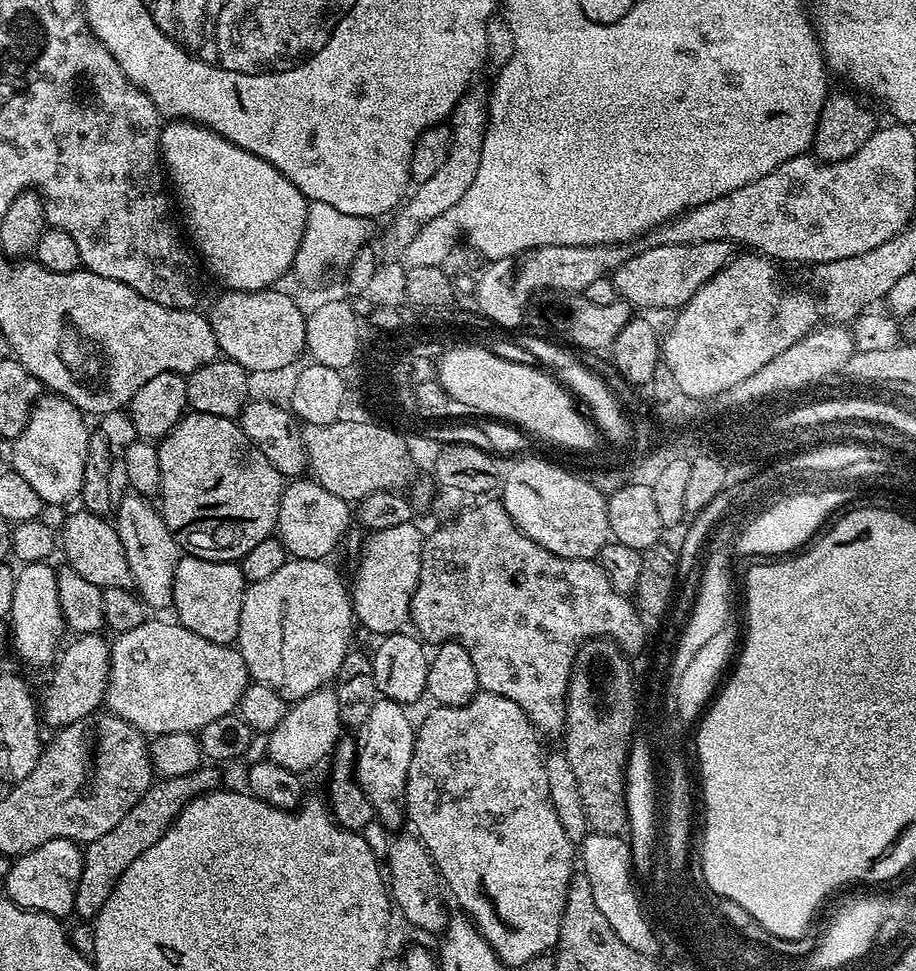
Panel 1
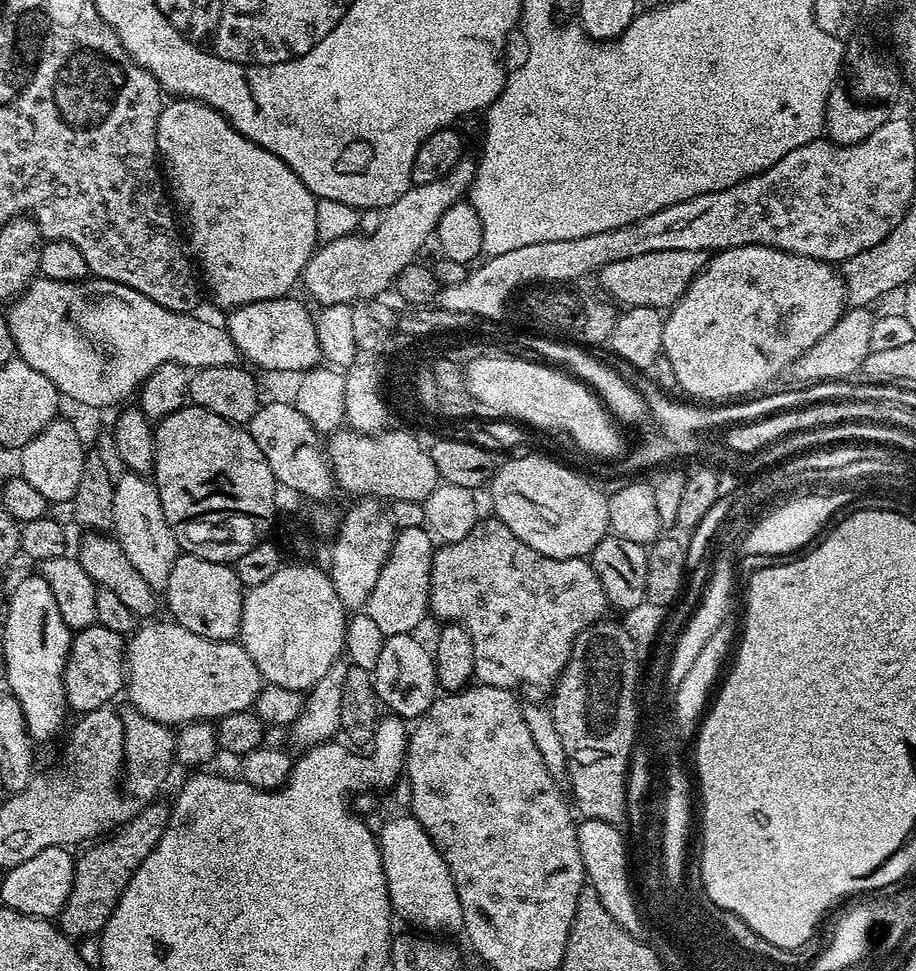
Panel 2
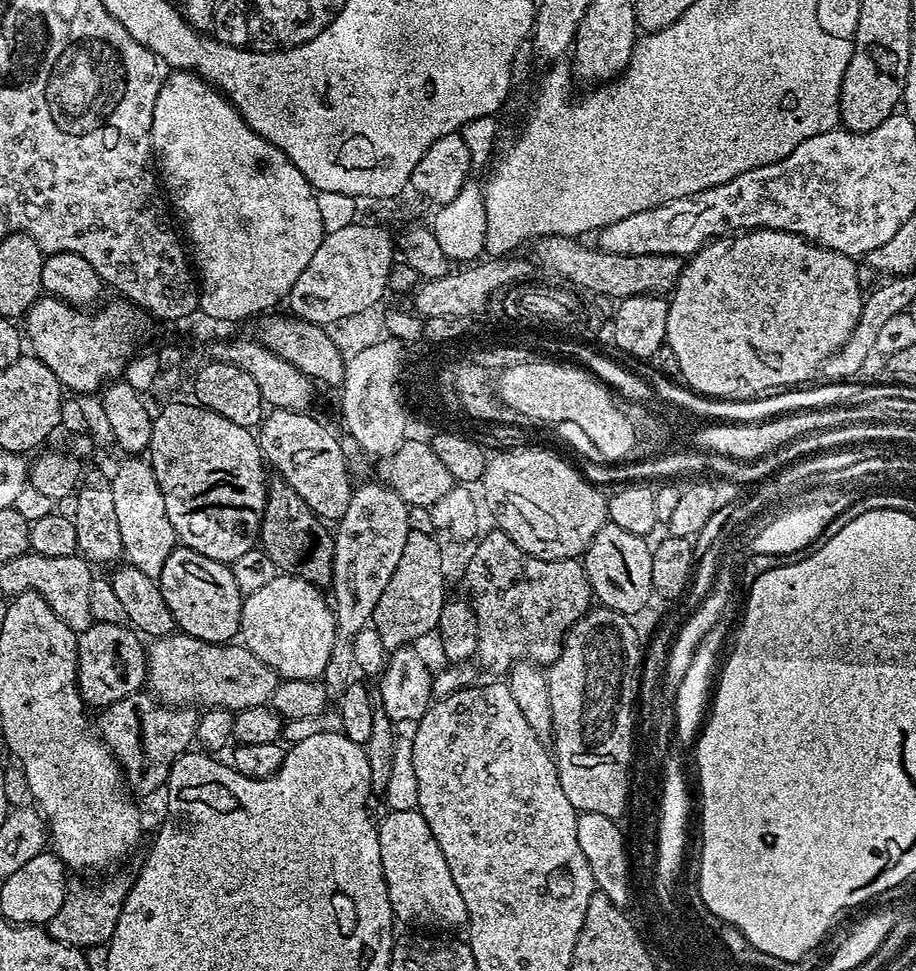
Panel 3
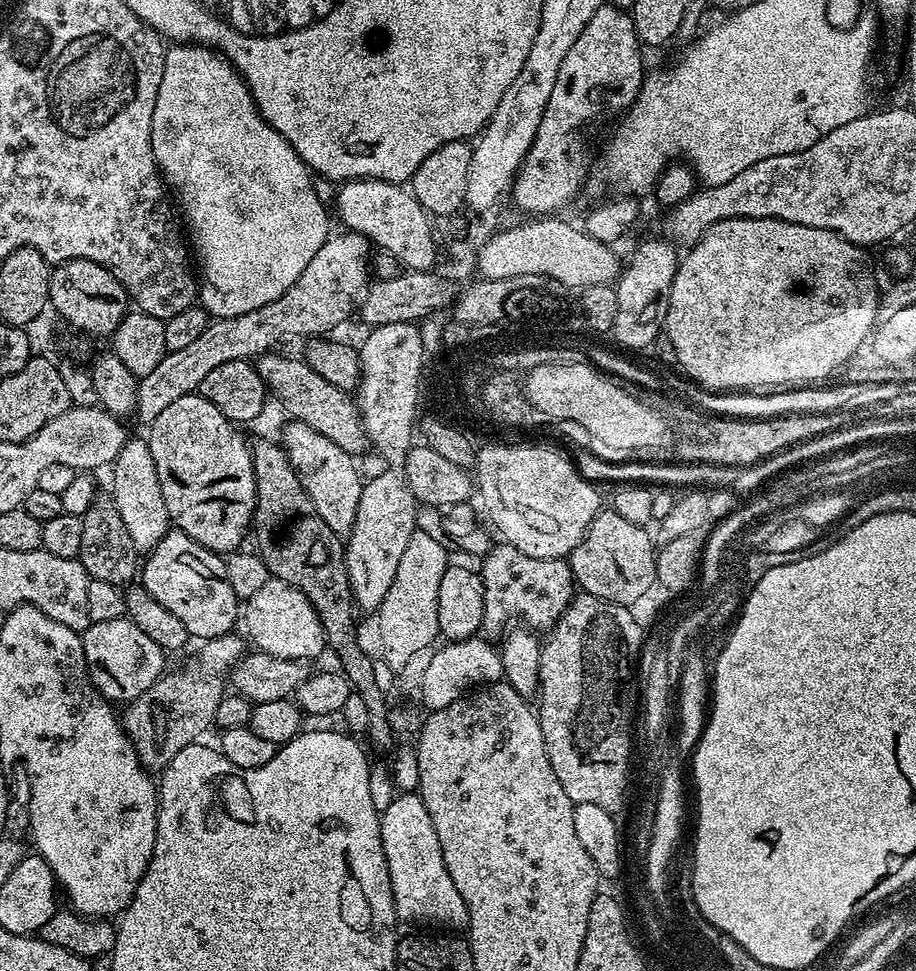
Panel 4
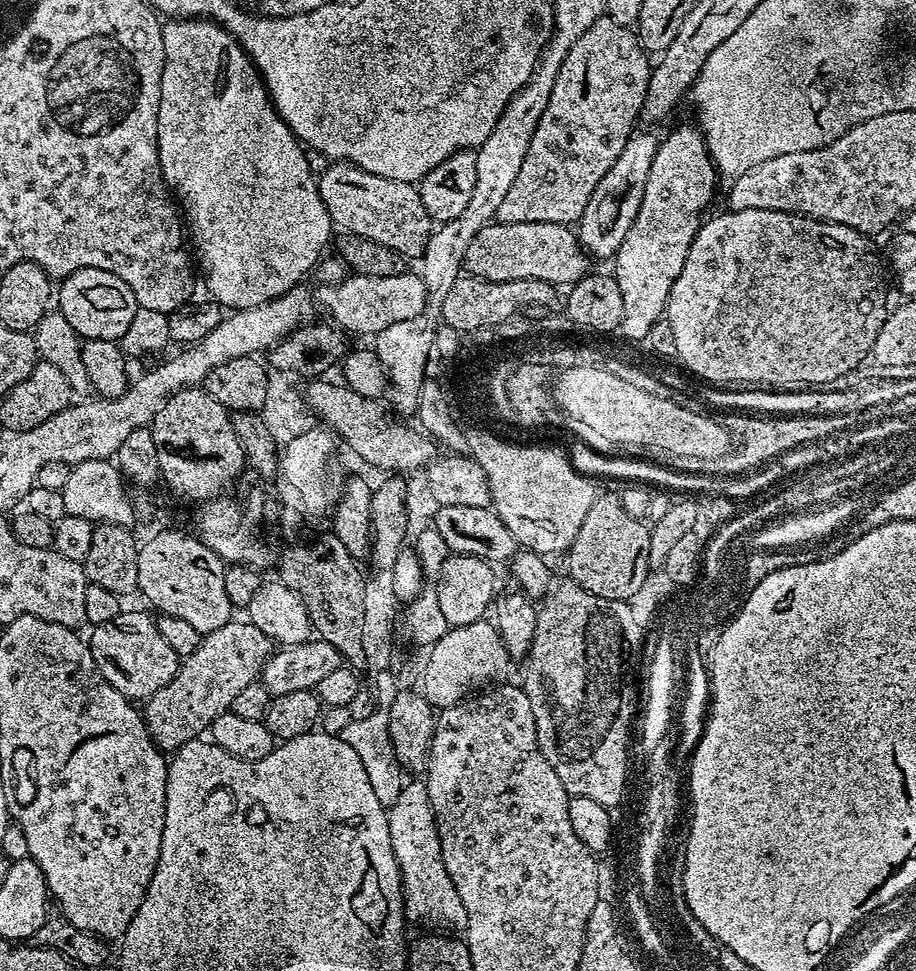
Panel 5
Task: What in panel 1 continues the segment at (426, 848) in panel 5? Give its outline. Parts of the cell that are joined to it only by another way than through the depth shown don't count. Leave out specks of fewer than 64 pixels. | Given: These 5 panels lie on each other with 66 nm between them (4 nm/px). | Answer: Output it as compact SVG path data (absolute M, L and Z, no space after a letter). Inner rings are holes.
M407 835L398 839L395 837L388 845L386 868L391 899L397 911L401 911L412 925L430 932L443 931L450 916L449 913L446 914L440 898L442 884L439 872L436 871L423 844L413 835Z

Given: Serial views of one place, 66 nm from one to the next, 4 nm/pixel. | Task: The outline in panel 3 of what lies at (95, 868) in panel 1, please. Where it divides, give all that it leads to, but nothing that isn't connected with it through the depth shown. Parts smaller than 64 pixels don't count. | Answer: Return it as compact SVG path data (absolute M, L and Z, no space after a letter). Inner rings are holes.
M129 875L108 876L97 884L73 883L62 902L62 910L58 910L58 914L54 914L54 918L50 918L46 925L48 935L81 950L96 948L99 944L100 947L107 945L118 926L118 914L122 914L122 905L132 889L132 882L133 877Z

